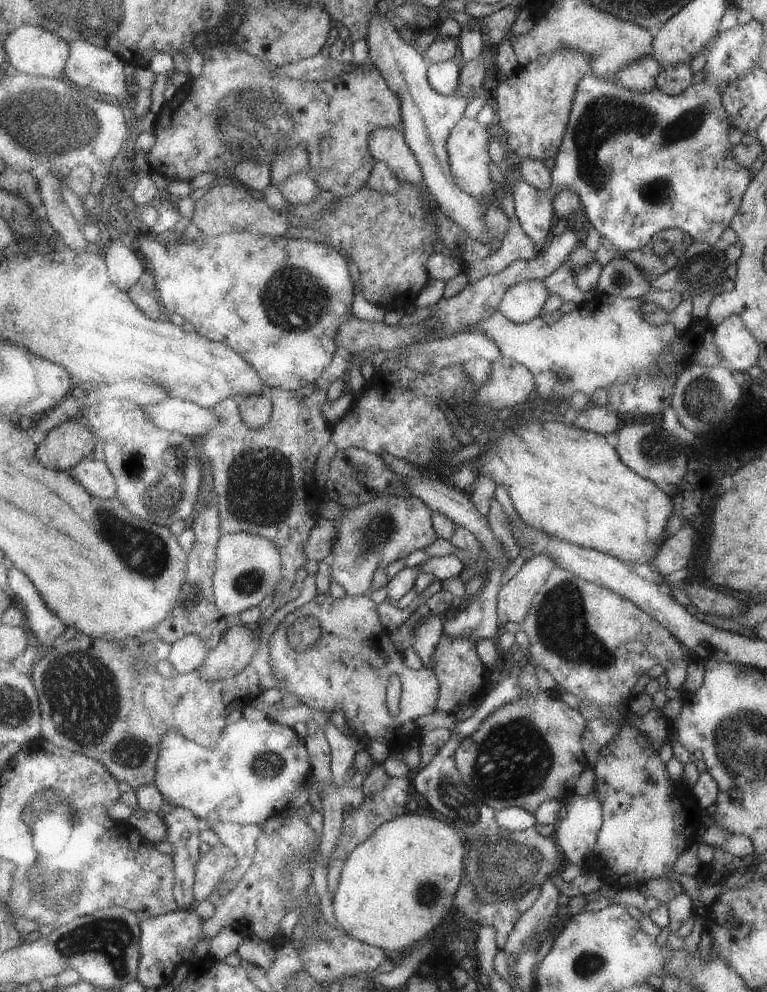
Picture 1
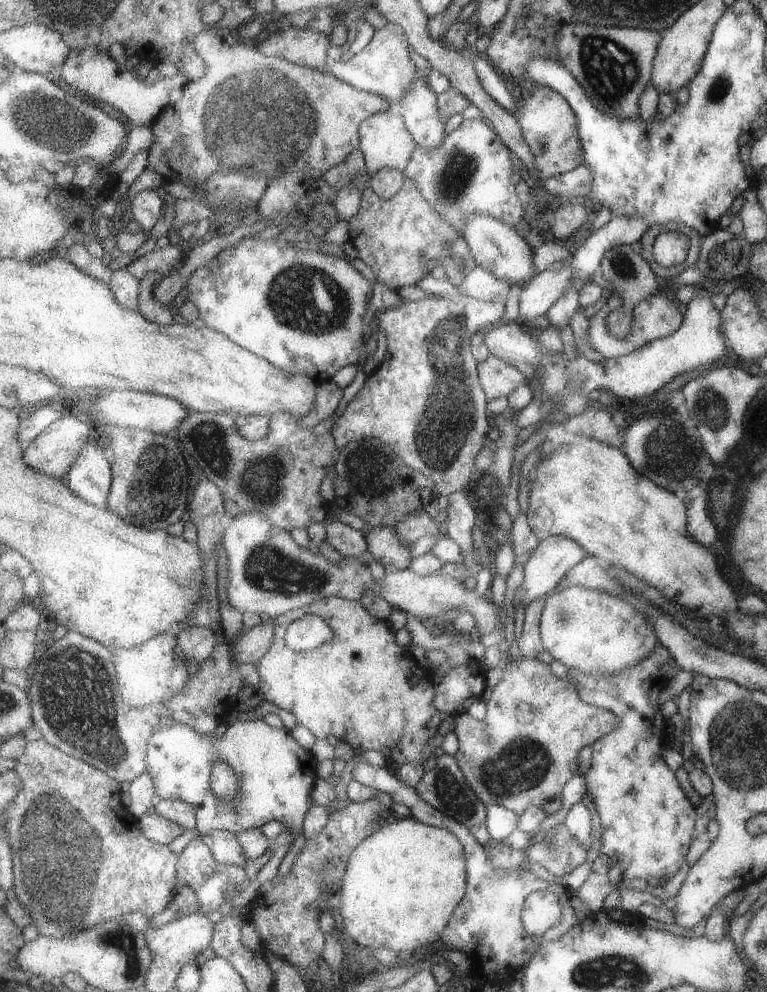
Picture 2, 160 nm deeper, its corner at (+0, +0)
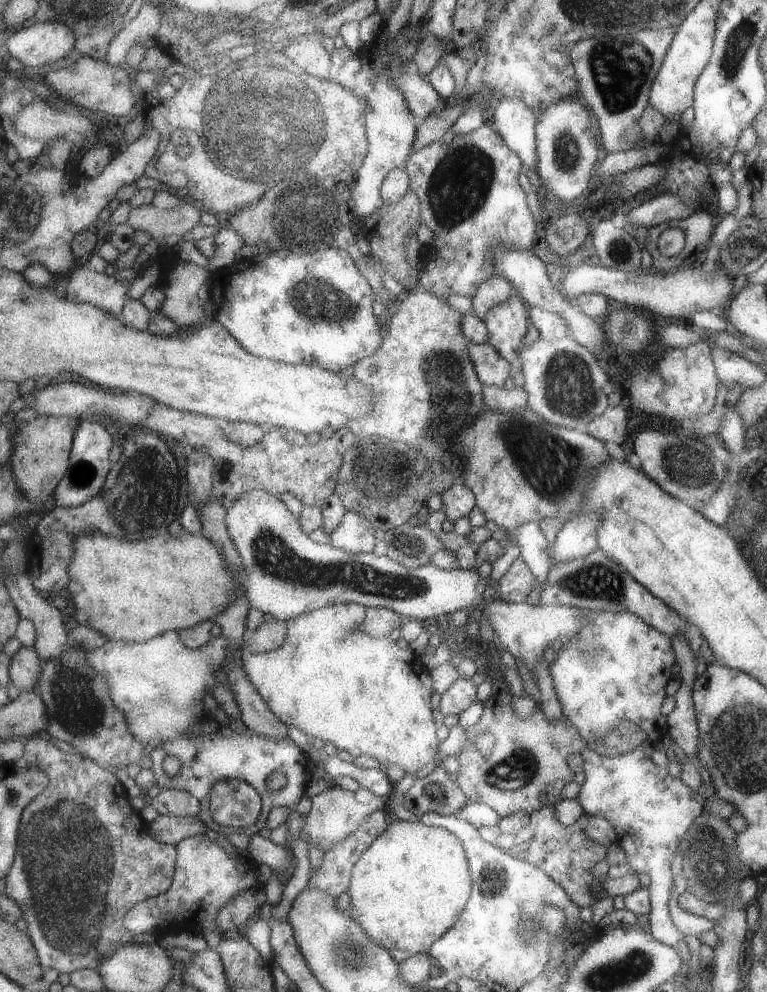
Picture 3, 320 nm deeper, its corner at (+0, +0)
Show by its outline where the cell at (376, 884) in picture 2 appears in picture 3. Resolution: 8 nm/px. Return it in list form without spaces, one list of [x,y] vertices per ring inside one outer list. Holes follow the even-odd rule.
[[[419,821],[392,822],[353,866],[346,893],[351,901],[346,911],[357,920],[361,928],[365,928],[365,934],[373,942],[377,940],[389,950],[403,948],[403,951],[411,950],[413,954],[428,954],[433,944],[443,938],[459,920],[465,904],[469,903],[472,896],[471,884],[473,880],[469,872],[468,856],[455,834]]]

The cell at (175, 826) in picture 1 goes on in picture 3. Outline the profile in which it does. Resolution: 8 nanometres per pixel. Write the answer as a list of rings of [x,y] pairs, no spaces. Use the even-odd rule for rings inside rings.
[[[162,789],[151,801],[148,801],[155,811],[161,815],[175,817],[198,816],[201,802],[195,796],[181,789]]]

